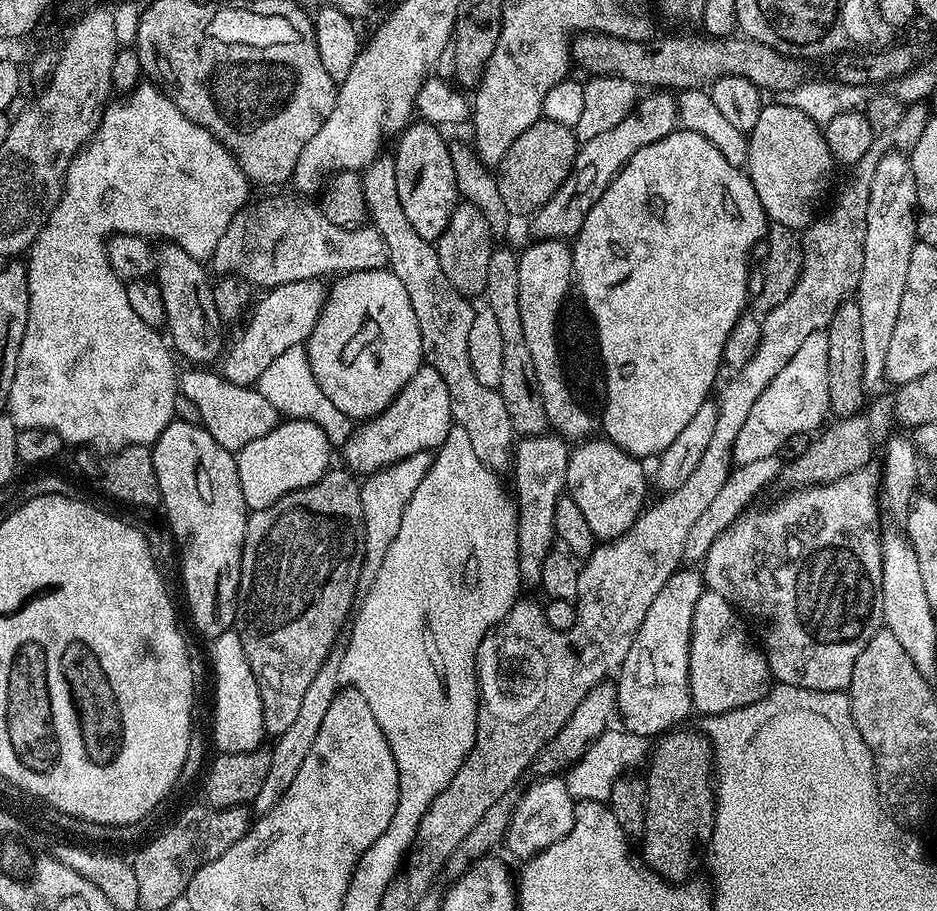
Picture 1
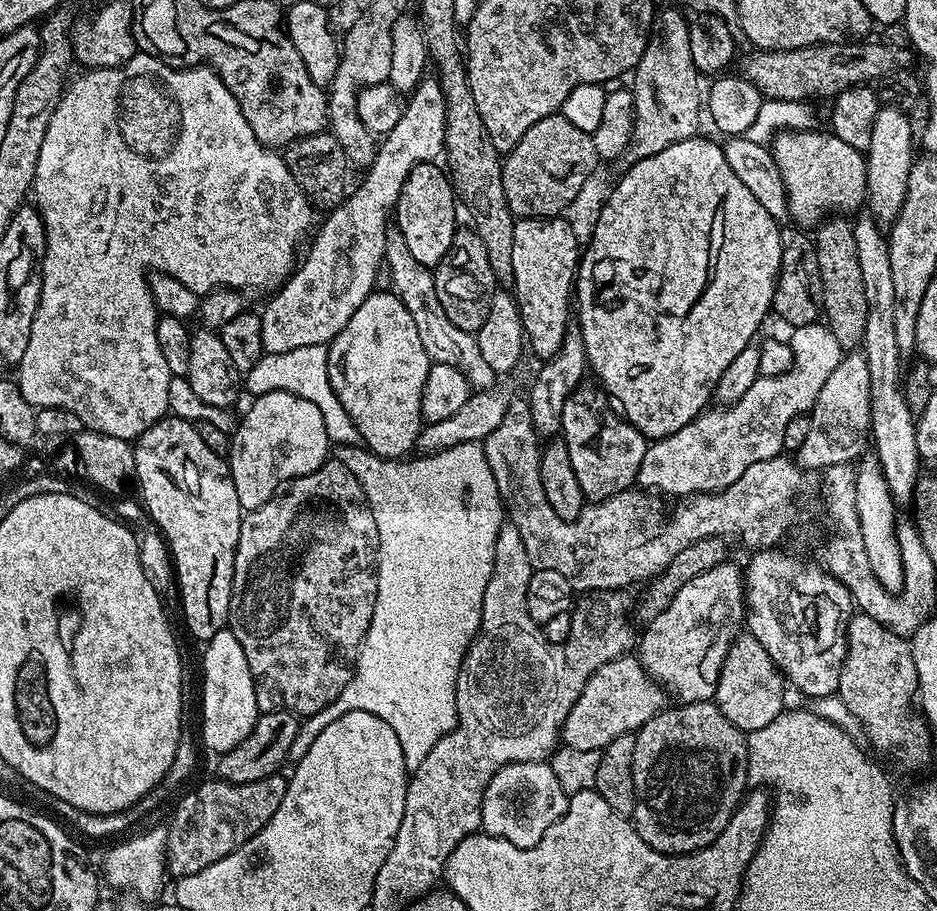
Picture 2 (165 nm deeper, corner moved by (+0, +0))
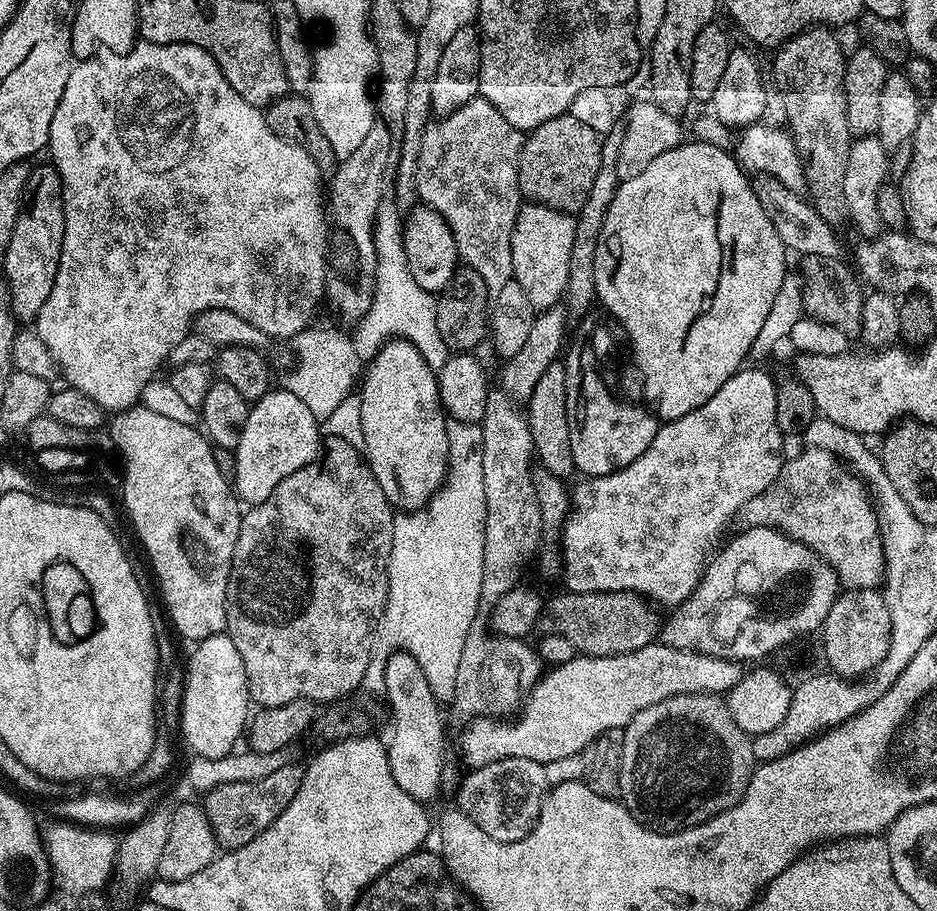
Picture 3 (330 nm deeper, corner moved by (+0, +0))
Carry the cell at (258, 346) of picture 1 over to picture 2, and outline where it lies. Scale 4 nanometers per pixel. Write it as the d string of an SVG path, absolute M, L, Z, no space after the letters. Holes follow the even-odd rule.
M425 78L421 80L413 92L407 97L402 118L394 122L394 130L383 133L379 141L376 156L363 173L364 181L356 189L349 191L343 202L327 213L324 225L315 229L311 237L312 249L308 257L299 261L298 267L275 289L276 297L259 313L262 322L262 346L270 355L285 354L300 346L318 346L331 344L333 338L354 318L354 310L366 302L366 298L377 287L376 275L381 275L386 250L386 234L390 227L390 217L396 211L398 194L402 194L402 186L414 170L416 164L430 164L444 151L446 138L446 98L442 94L439 79Z

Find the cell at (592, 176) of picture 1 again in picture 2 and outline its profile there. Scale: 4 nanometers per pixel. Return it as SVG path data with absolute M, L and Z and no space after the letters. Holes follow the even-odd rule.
M676 6L655 17L646 50L630 76L633 80L630 91L634 98L636 121L628 148L623 154L625 161L635 162L650 158L666 150L666 146L674 146L674 142L688 140L701 131L701 77L694 66L694 58L690 58L689 23L689 17Z

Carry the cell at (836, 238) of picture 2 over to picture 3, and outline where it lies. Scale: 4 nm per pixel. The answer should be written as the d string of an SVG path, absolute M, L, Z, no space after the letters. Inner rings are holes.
M813 26L797 36L791 36L785 44L775 49L772 60L771 83L780 92L786 108L786 128L800 155L804 167L804 187L807 199L816 212L828 224L840 226L848 220L846 206L845 175L846 158L850 158L850 146L854 137L850 134L850 122L846 118L846 90L844 89L844 61L846 52L840 49L840 40L828 26Z

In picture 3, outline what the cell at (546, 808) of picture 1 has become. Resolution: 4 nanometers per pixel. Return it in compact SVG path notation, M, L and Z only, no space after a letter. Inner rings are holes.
M502 758L481 768L473 768L467 775L468 777L460 784L458 807L461 812L467 814L470 822L474 822L478 826L478 830L490 834L490 838L494 838L503 844L518 842L532 832L537 818L540 817L544 798L550 791L543 764L530 762L530 758Z

